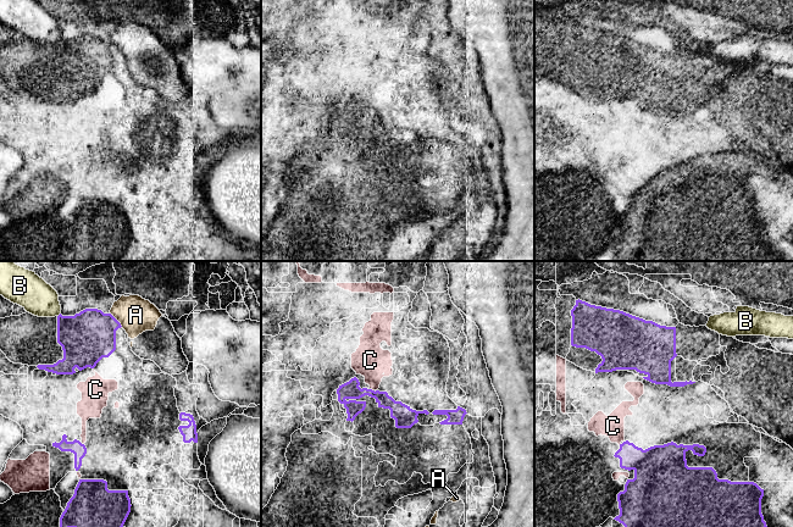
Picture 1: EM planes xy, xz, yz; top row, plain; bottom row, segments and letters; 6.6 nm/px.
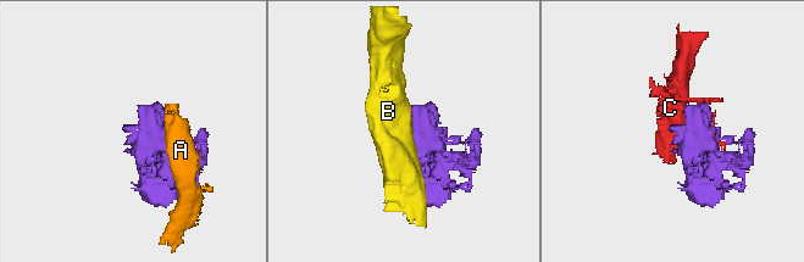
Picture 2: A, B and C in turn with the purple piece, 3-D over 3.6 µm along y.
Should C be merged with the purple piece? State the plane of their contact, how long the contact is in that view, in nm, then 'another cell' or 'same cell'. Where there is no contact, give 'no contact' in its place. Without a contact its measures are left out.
xz | 40 nm | same cell

